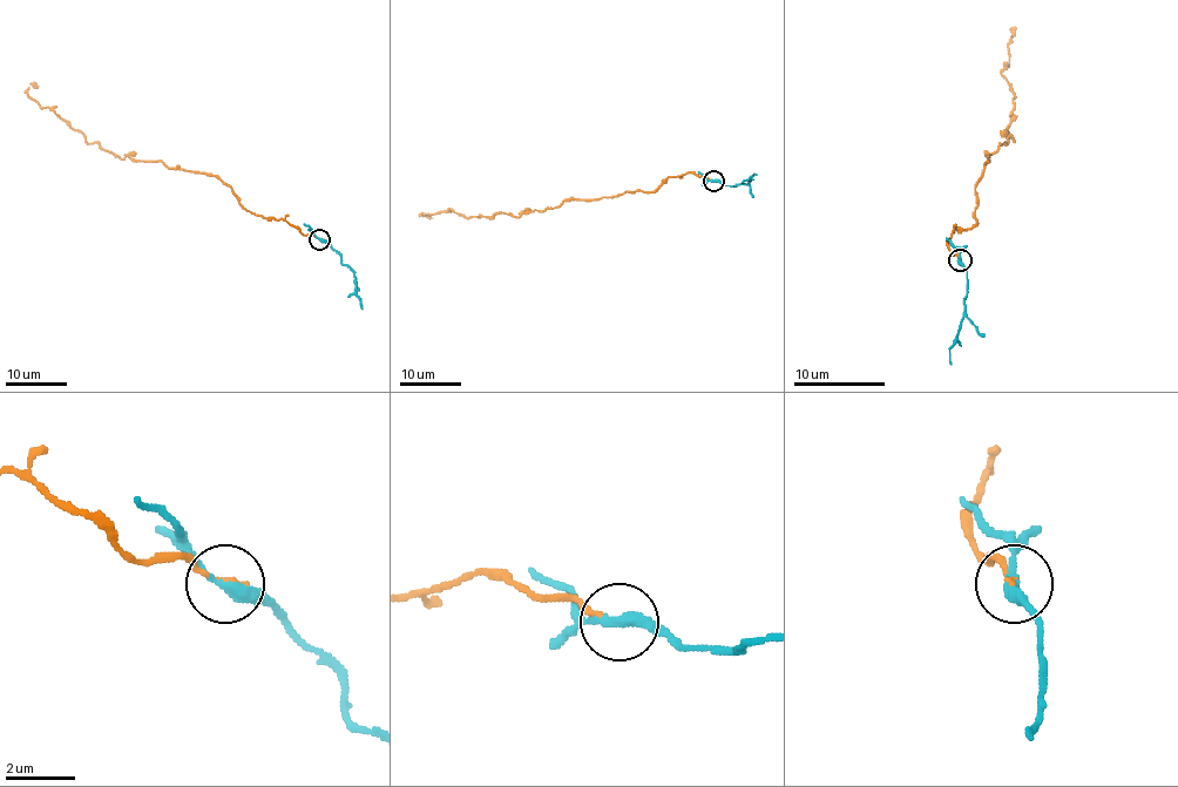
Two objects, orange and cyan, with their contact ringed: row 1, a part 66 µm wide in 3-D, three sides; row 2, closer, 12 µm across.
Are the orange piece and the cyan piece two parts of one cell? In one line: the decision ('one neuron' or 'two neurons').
two neurons

